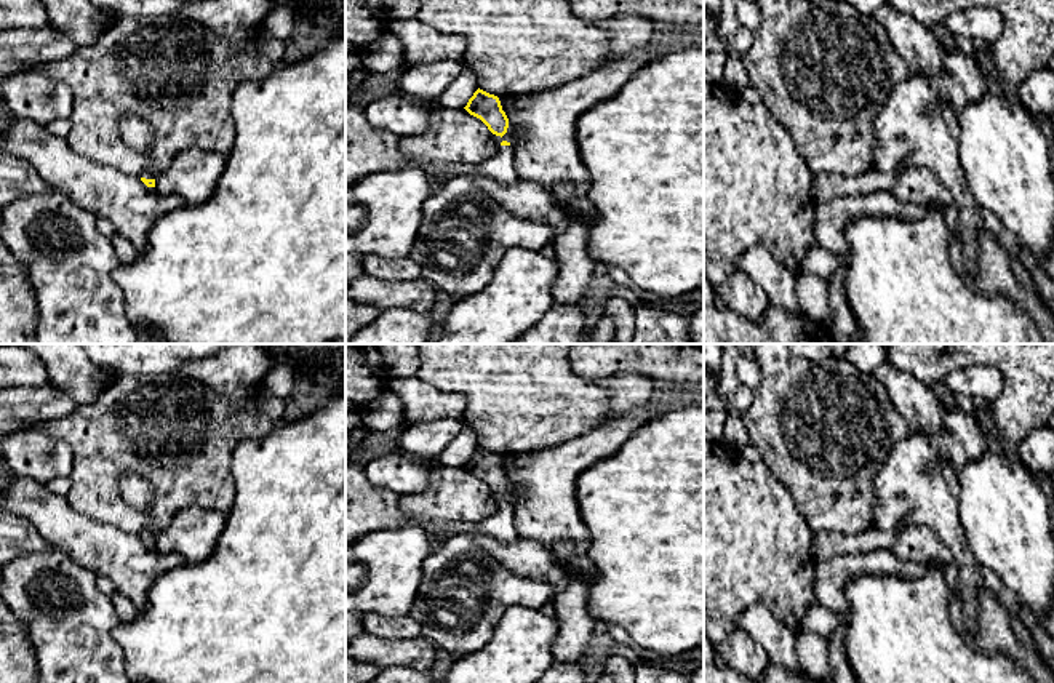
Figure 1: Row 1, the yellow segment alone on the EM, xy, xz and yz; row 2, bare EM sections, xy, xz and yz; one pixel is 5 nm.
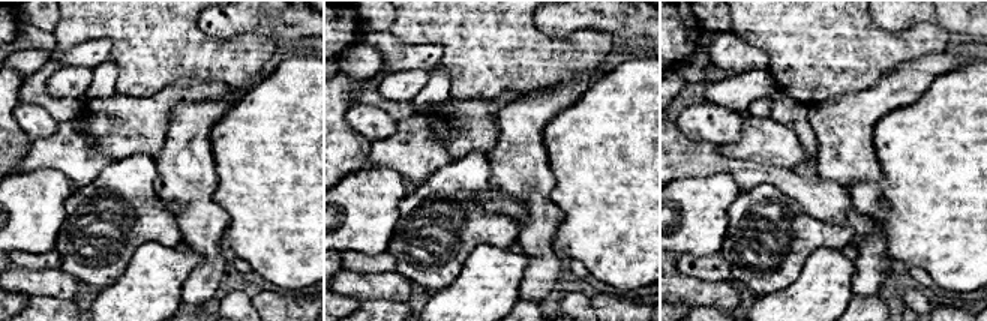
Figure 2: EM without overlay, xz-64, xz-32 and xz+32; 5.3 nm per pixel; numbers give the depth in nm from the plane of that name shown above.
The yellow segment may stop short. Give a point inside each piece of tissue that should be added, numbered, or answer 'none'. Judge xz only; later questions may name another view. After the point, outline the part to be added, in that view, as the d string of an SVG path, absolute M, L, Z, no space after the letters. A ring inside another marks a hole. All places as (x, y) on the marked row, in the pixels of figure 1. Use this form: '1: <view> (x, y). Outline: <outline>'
1: xz (501, 167). Outline: M499 146L497 154L486 162L475 163L477 174L494 179L501 184L512 184L518 179L515 150L512 146Z

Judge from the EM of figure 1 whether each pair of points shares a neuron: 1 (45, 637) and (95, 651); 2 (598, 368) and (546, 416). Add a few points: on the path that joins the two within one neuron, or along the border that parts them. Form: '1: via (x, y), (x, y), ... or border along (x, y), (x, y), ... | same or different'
1: via (58, 637), (66, 637), (82, 651) | same
2: border along (568, 360), (587, 379), (622, 371) | different

